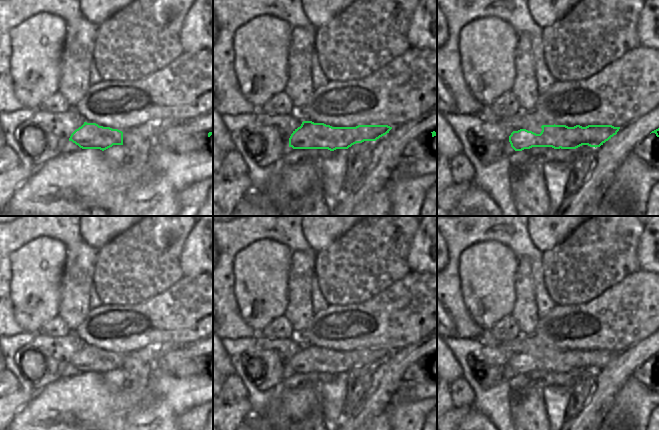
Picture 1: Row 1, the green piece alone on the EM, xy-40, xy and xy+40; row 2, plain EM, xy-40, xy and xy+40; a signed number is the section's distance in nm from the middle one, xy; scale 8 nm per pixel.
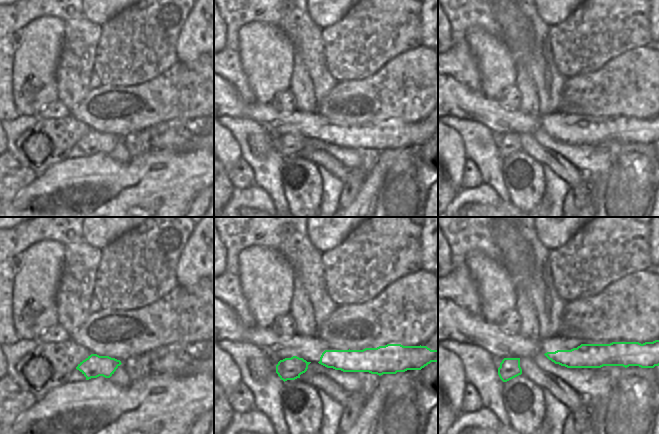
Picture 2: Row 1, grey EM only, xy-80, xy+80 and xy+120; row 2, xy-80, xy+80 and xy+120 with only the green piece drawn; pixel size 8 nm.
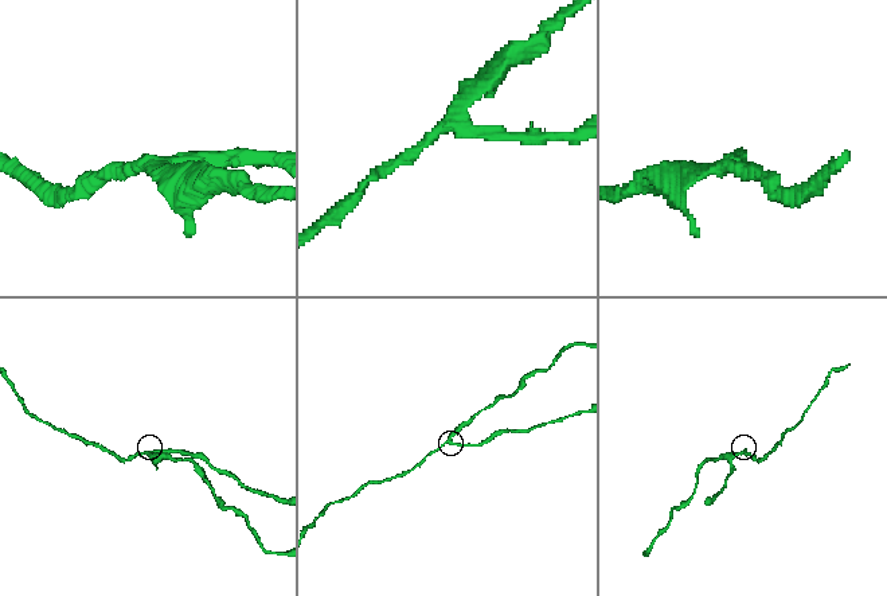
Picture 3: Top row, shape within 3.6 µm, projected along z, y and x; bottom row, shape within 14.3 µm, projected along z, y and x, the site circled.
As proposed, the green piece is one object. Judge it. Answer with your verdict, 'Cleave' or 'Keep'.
Cleave.

